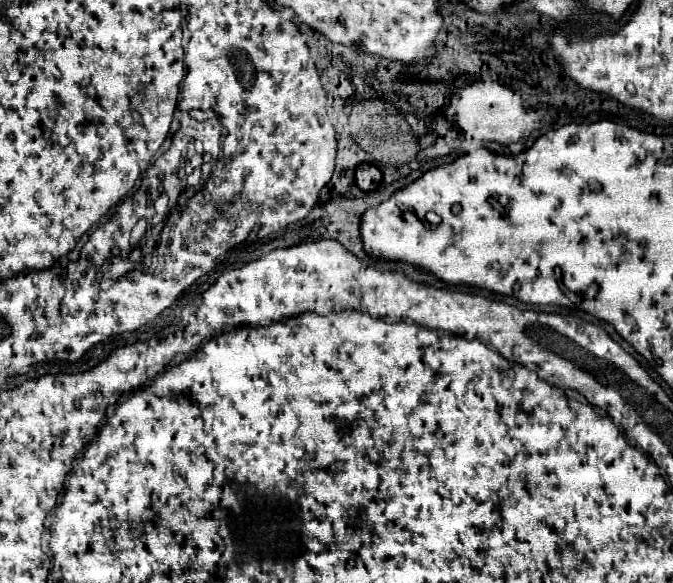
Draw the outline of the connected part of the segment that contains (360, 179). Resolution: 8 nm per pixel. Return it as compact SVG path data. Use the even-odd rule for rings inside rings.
M361 164L355 172L355 182L357 186L363 190L363 192L369 192L369 190L375 190L381 182L381 170L375 166L375 164Z

